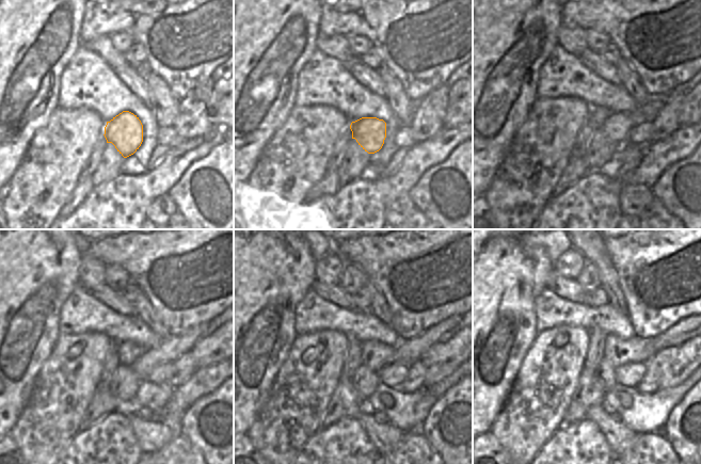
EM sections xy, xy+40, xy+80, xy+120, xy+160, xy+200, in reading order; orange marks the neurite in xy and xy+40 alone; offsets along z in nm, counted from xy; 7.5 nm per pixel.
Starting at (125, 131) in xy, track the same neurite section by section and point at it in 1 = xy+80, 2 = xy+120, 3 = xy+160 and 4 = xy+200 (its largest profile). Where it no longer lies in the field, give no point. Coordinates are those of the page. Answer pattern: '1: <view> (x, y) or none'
1: xy+80 (617, 128)
2: xy+120 (169, 349)
3: xy+160 (407, 350)
4: xy+200 (685, 325)

